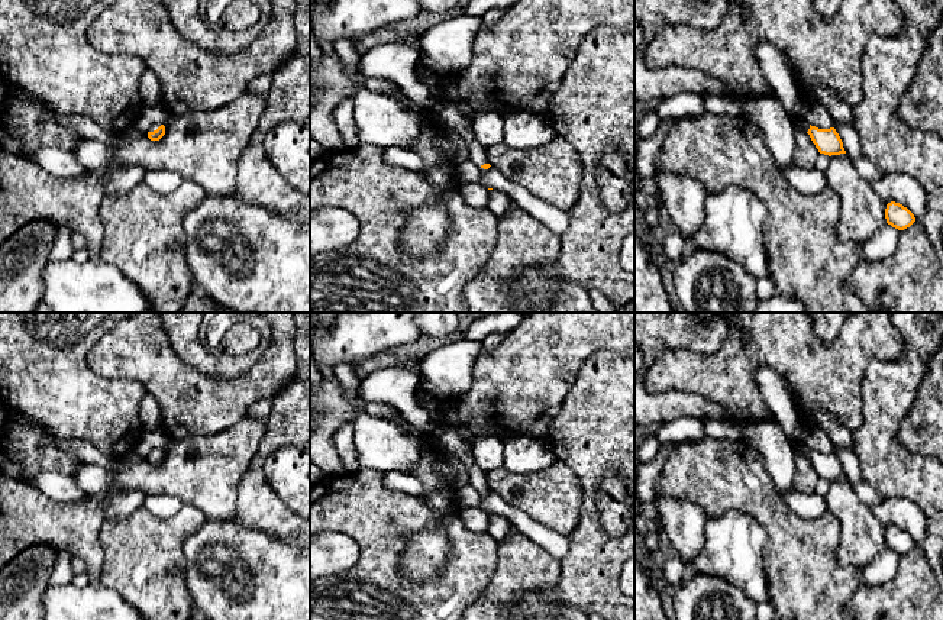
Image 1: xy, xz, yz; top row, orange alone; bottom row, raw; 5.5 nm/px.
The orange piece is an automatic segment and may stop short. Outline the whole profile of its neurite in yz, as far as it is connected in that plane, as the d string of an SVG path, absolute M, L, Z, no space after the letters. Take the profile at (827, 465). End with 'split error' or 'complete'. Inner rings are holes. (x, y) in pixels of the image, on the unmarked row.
M798 439L791 440L791 446L795 453L802 453L810 459L813 468L816 469L820 478L824 478L829 481L846 478L843 472L843 466L834 452L818 453L816 451L808 449Z; split error

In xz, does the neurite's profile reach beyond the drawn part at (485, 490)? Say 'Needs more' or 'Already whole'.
Needs more

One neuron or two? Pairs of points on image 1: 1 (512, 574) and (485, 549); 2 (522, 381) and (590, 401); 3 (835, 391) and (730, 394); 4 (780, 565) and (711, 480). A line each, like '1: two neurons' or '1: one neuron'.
1: two neurons
2: two neurons
3: one neuron
4: one neuron

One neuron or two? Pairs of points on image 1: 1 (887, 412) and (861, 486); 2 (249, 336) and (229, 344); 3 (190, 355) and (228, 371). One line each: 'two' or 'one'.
1: two
2: one
3: one

